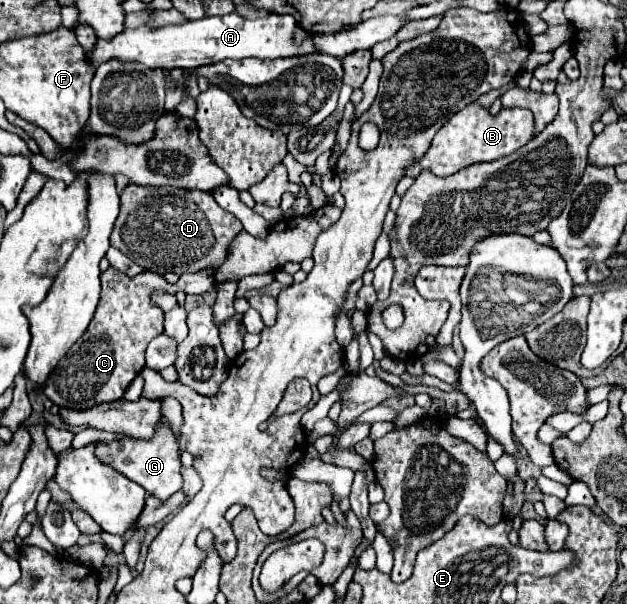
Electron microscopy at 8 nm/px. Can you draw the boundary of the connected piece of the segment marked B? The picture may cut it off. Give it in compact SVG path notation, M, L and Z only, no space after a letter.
M472 101L470 105L466 105L464 109L460 109L456 115L448 119L448 123L436 133L424 157L406 167L406 175L414 179L418 171L430 169L438 177L448 177L472 163L494 161L504 155L510 155L512 151L528 143L532 137L534 137L534 115L530 109L520 109L520 107L504 109L502 107L498 115L492 115L488 107L480 105L478 101Z

